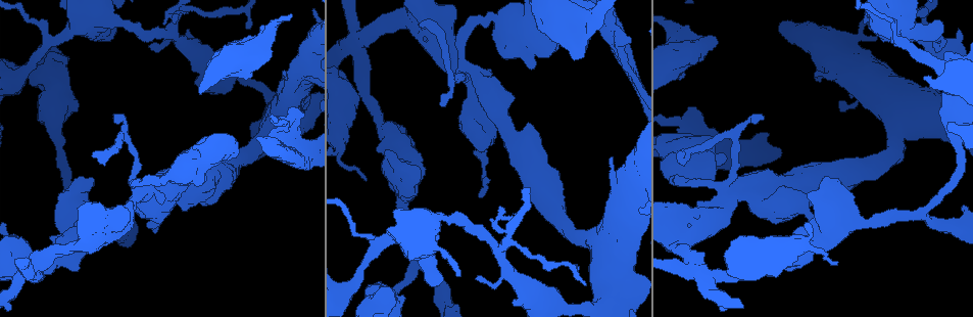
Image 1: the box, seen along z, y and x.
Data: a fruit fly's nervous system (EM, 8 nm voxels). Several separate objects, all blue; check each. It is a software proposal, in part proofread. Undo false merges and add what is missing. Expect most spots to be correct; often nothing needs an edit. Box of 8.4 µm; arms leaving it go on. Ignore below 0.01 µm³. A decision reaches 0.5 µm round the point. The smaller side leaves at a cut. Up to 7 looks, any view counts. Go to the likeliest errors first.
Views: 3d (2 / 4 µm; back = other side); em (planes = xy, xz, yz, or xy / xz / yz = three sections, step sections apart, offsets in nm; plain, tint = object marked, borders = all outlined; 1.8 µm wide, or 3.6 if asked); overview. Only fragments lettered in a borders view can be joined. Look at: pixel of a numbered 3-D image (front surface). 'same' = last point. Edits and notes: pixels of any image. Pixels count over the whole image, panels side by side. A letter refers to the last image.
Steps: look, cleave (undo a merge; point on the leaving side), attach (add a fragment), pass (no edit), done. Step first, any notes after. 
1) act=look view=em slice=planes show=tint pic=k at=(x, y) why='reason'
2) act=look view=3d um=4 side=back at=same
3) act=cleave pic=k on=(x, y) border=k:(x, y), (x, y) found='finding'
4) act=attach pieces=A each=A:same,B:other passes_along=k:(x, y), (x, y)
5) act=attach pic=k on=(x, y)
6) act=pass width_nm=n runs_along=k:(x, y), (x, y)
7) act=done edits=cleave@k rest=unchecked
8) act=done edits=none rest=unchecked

act=look view=3d um=2 pic=1 at=(142, 192) why='thin arm on a thick one'

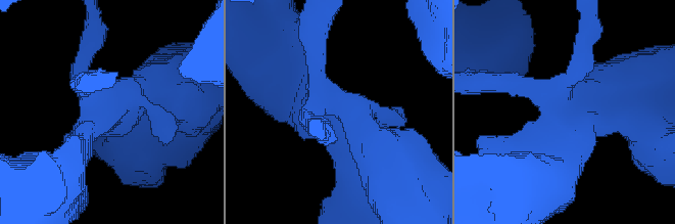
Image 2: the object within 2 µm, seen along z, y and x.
act=look view=em slice=xz step=16 show=tint pic=2 at=(115, 101) arms=4

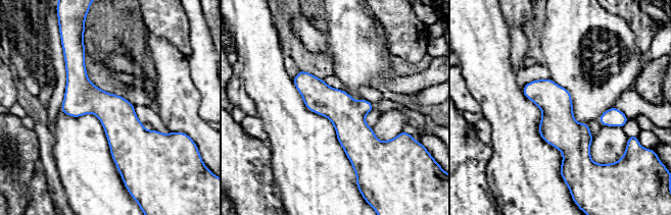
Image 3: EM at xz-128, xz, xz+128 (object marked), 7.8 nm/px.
act=look view=em slice=planes show=borders at=same

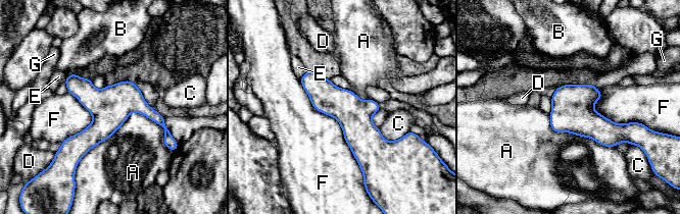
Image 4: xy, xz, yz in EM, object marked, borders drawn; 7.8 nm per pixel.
act=pass each=A:other,B:other,C:other,D:other,E:other,F:other,G:other border=4:(299, 79), (363, 175) found='all the same neuron'

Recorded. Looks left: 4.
act=look view=3d um=2 pic=1 at=(356, 42) why='sharp bend'

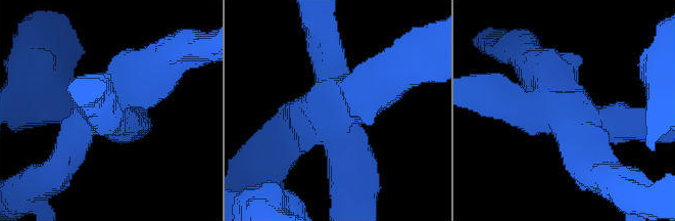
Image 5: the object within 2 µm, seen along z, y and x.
act=look view=em slice=planes show=tint pic=5 at=(567, 109) arms=4

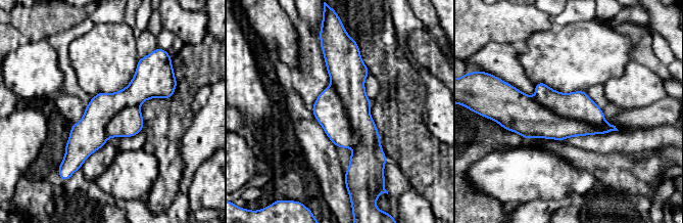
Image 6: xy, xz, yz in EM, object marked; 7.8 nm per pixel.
act=look view=em slice=planes show=borders at=same

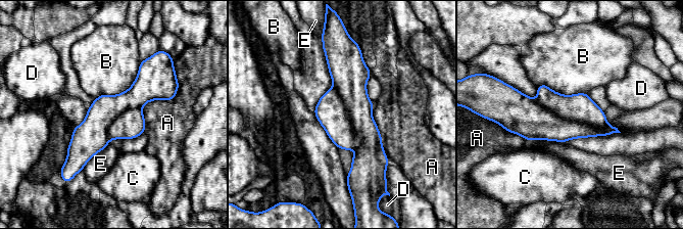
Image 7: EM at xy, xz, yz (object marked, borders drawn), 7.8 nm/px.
act=pass each=A:other,B:other,C:other,D:other,E:other border=7:(141, 61), (126, 90), (95, 98) found='all the same neuron'

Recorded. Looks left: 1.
act=done edits=none rest=unchecked

